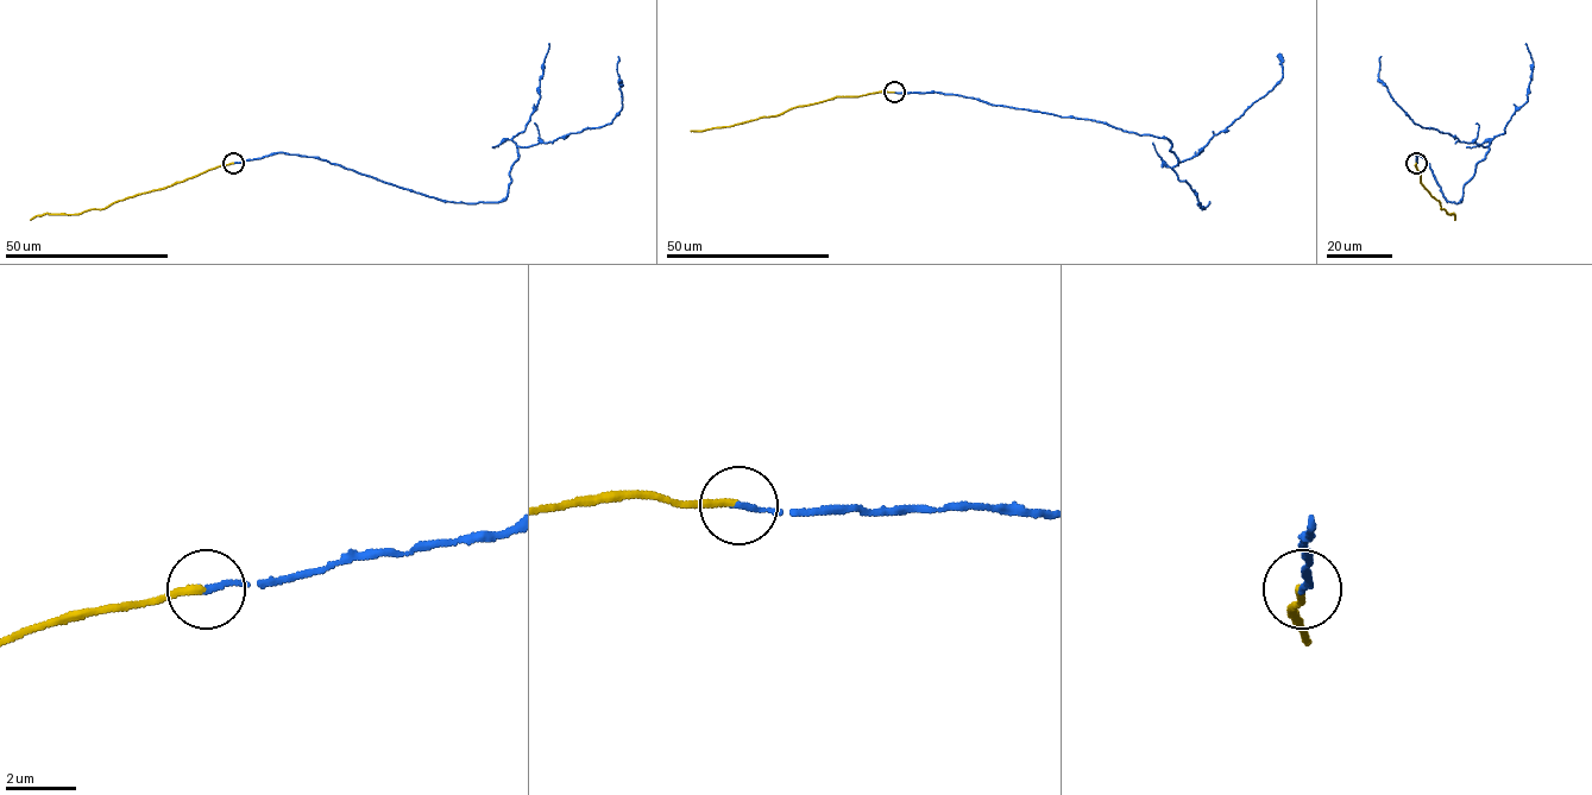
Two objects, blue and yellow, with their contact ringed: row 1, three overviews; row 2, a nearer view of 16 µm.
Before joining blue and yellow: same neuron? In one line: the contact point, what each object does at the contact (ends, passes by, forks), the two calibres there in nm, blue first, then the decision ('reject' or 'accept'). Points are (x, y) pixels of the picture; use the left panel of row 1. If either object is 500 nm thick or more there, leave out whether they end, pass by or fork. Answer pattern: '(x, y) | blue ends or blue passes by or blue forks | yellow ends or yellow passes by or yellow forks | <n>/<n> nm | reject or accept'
(233, 163) | blue ends | yellow ends | 170/220 nm | accept

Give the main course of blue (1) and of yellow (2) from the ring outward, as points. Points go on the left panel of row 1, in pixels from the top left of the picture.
1: (233, 163), (277, 152), (299, 155), (446, 201), (502, 201), (517, 147), (610, 122), (622, 107), (618, 56)
2: (233, 163), (101, 209), (77, 214), (45, 213), (30, 220)

